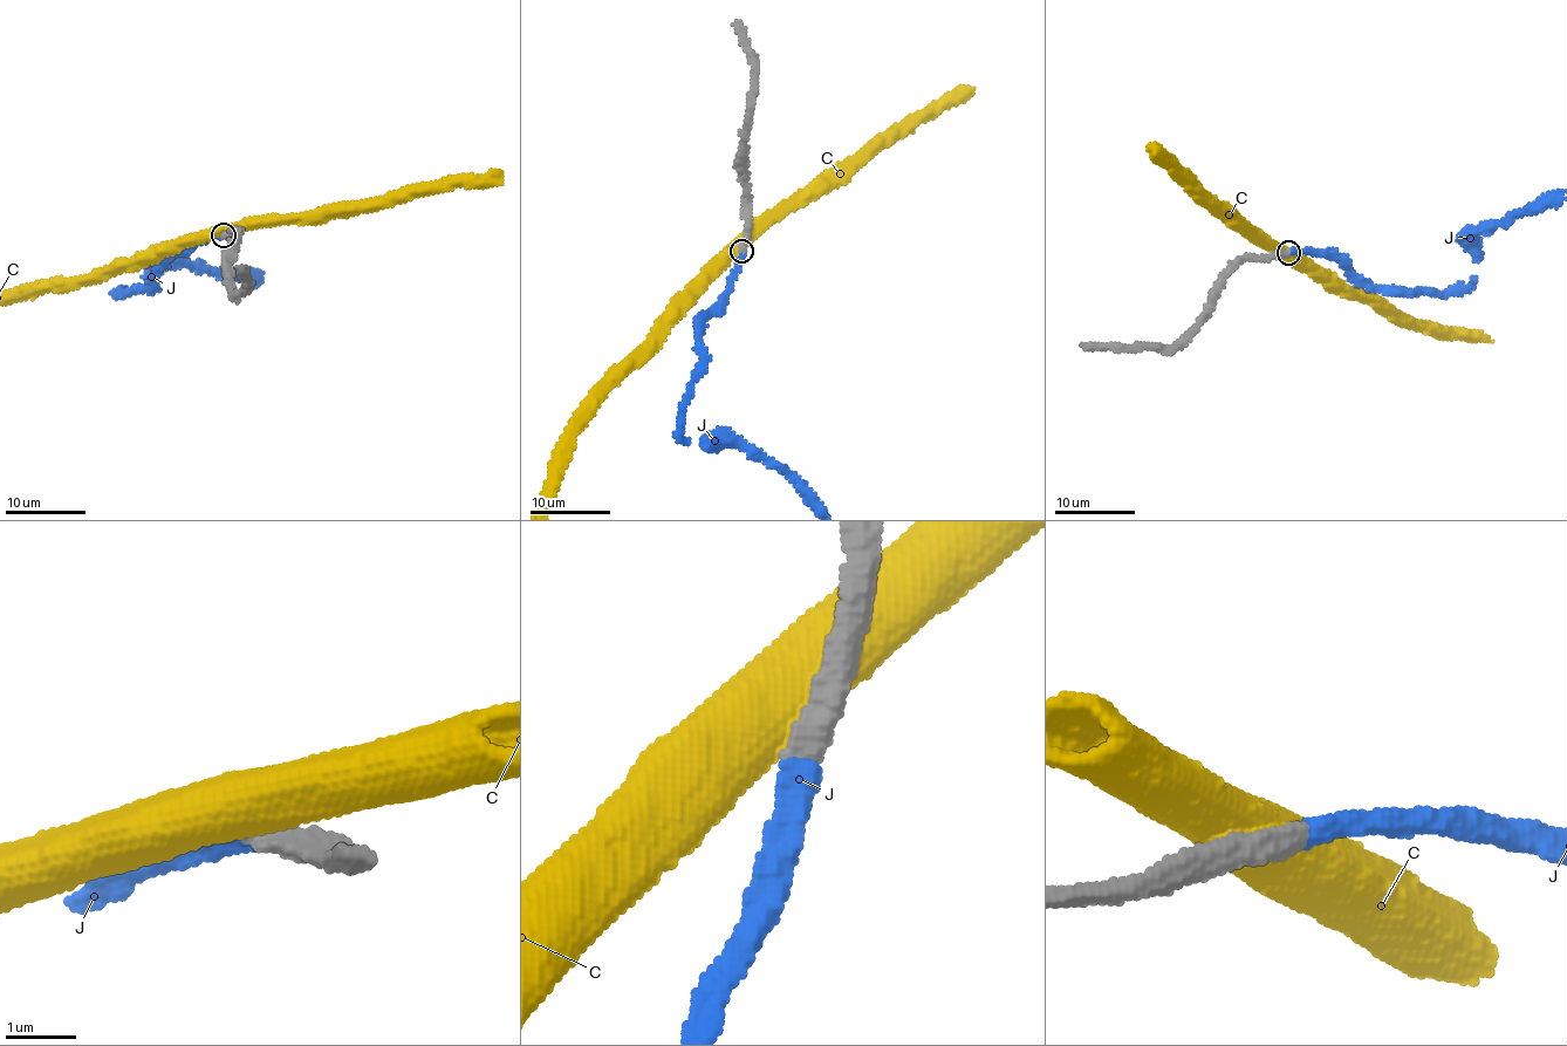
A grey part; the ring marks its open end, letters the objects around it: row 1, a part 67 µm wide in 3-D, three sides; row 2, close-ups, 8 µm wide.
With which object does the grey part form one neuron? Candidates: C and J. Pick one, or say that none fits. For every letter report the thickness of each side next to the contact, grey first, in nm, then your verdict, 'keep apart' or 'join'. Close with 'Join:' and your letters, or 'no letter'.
C: 480 nm thick on the grey side, 750 nm on the other; keep apart
J: 400 nm thick on the grey side, 340 nm on the other; join
Join: J

